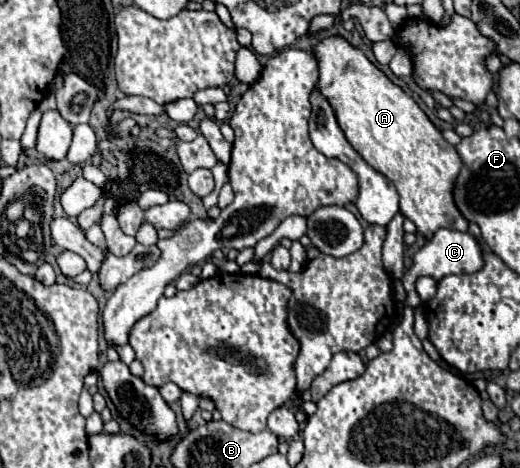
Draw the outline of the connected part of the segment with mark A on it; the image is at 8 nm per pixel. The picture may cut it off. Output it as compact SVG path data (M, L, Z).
M333 36L319 42L315 46L315 58L319 60L319 88L327 98L331 98L331 104L335 106L337 122L345 138L373 170L387 176L395 184L401 198L399 200L401 214L409 218L417 226L417 232L423 234L427 240L439 228L453 228L465 232L469 222L459 212L453 196L455 180L463 166L457 148L443 138L443 134L431 124L427 114L413 102L411 96L407 96L399 86L395 86L377 66L373 66L367 60L367 56L359 48L351 46L347 40Z

